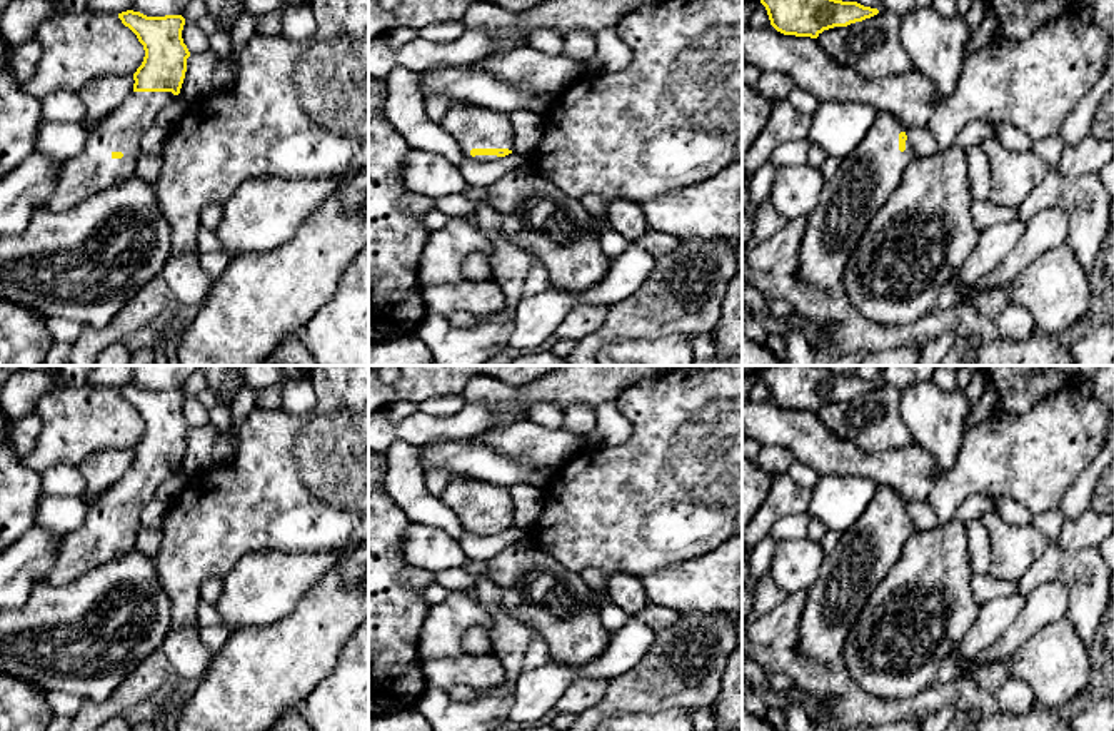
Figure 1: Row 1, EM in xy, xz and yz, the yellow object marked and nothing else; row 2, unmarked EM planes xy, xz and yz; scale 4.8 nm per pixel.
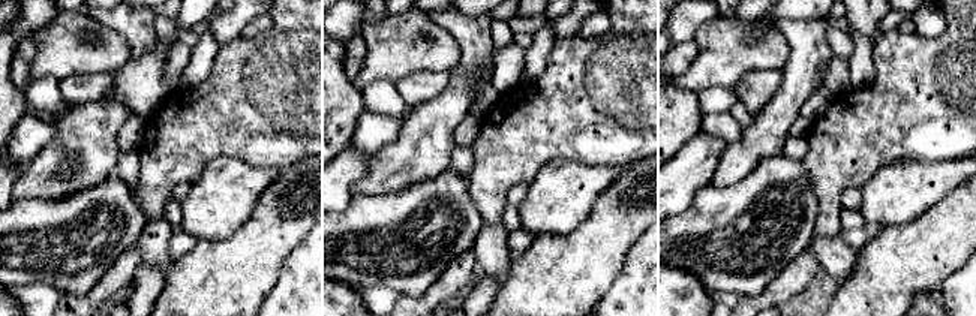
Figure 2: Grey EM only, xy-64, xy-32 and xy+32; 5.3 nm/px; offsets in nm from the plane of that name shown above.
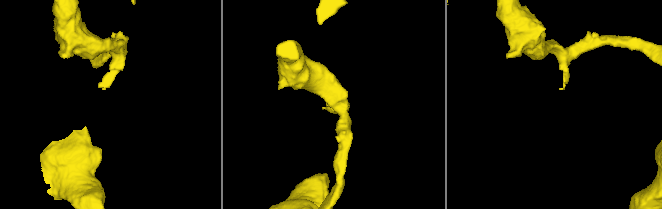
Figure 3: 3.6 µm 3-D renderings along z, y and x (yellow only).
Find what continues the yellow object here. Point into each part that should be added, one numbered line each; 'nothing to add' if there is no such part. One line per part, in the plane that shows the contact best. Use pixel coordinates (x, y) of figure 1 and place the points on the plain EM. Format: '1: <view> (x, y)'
1: xz (472, 501)

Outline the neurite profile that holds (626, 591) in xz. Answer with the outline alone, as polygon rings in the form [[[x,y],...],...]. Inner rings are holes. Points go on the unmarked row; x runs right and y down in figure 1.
[[[629,572],[612,574],[607,579],[605,594],[610,602],[625,611],[629,618],[637,616],[649,604],[640,577]]]

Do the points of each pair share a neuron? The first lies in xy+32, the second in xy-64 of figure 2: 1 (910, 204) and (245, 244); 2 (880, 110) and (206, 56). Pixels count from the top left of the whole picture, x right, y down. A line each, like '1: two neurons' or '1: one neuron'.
1: two neurons
2: two neurons

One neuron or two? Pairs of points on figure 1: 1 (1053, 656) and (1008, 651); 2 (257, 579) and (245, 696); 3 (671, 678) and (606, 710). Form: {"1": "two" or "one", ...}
{"1": "two", "2": "two", "3": "one"}

